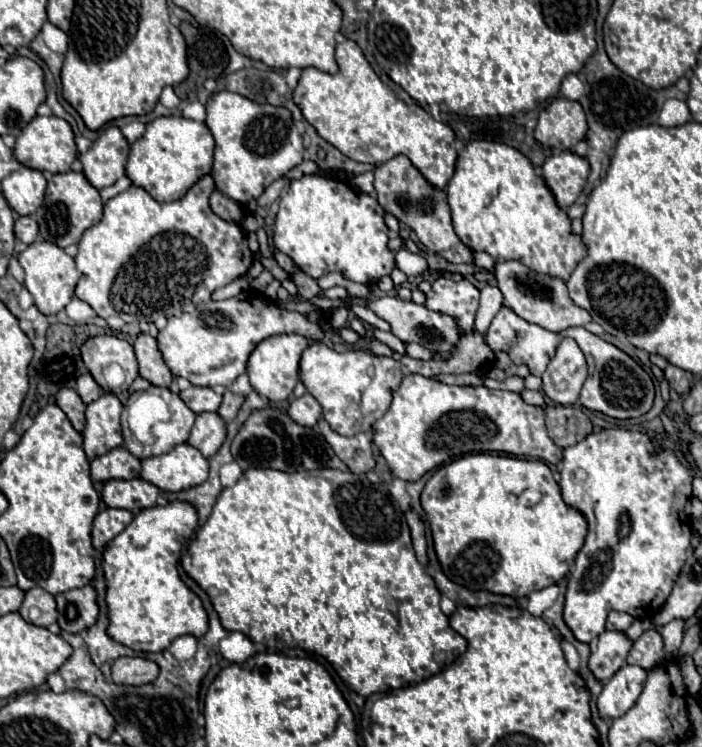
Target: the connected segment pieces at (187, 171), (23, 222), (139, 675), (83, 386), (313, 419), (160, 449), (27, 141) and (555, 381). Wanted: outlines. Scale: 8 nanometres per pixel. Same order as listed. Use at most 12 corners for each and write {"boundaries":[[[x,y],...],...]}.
{"boundaries":[[[160,116],[130,146],[126,176],[174,202],[212,168],[204,122]],[[20,216],[14,234],[24,244],[38,238],[38,224],[30,216]],[[118,658],[112,682],[154,682],[158,666],[144,658]],[[90,374],[76,380],[84,404],[100,398],[100,386]],[[304,394],[290,402],[288,414],[300,426],[316,426],[322,406]],[[168,388],[148,392],[166,400],[170,418],[150,426],[152,444],[124,434],[138,460],[168,453],[186,442],[196,414]],[[32,118],[12,152],[20,164],[68,172],[78,156],[70,124]],[[564,338],[542,374],[554,404],[574,406],[588,372],[584,354]]]}

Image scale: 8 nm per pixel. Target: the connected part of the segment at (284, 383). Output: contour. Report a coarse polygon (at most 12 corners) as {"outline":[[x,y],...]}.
{"outline":[[276,334],[250,354],[246,374],[270,402],[298,384],[308,340]]}

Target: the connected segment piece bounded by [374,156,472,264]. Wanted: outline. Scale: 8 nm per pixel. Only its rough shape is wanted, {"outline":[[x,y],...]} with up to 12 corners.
{"outline":[[406,156],[374,168],[382,210],[428,252],[472,262],[452,228],[446,192]]}

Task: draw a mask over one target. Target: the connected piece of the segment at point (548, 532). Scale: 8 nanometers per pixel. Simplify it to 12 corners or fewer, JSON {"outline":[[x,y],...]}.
{"outline":[[462,456],[420,502],[442,572],[522,598],[586,538],[540,460]]}

